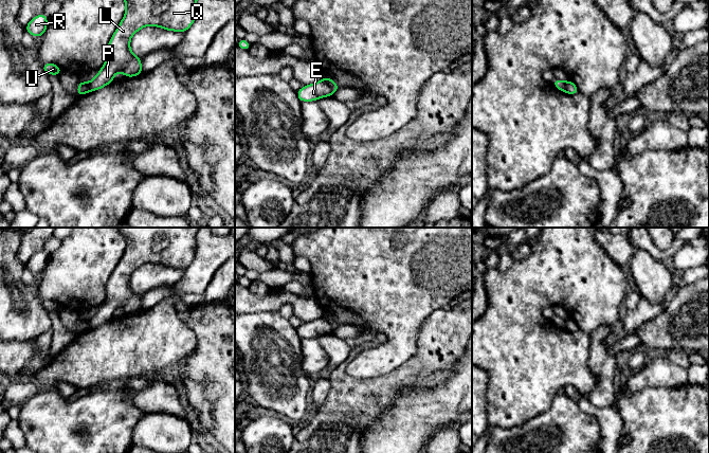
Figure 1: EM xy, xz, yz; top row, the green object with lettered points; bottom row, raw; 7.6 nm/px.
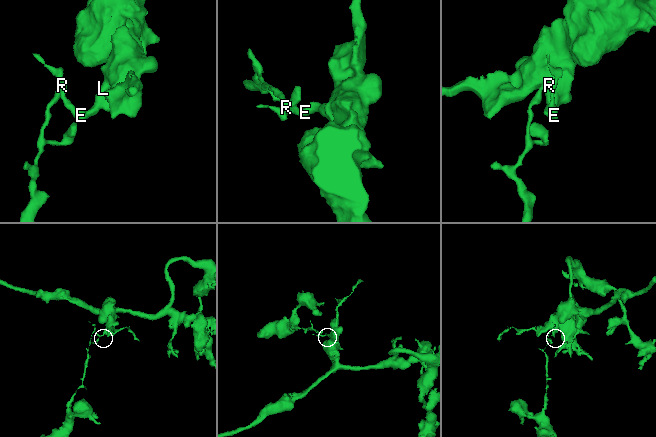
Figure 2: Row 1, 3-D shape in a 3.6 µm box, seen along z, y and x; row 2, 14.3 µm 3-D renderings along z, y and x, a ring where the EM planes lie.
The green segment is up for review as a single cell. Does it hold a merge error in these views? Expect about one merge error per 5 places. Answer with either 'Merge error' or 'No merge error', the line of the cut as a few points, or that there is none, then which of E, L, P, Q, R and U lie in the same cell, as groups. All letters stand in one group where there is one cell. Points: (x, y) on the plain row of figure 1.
Merge error. Split along xz (323, 316), (333, 329). Groups: E R U / L P Q

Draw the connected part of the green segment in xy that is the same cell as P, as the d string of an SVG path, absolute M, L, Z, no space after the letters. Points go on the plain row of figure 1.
M117 228L126 240L126 250L122 258L120 259L116 268L112 272L107 286L106 286L106 298L101 305L97 312L88 320L89 325L92 328L96 328L105 323L109 322L114 316L116 309L122 309L126 314L133 314L143 310L141 303L142 294L138 294L130 288L130 275L133 271L147 262L159 264L167 268L186 269L190 262L195 259L197 235L201 228Z

